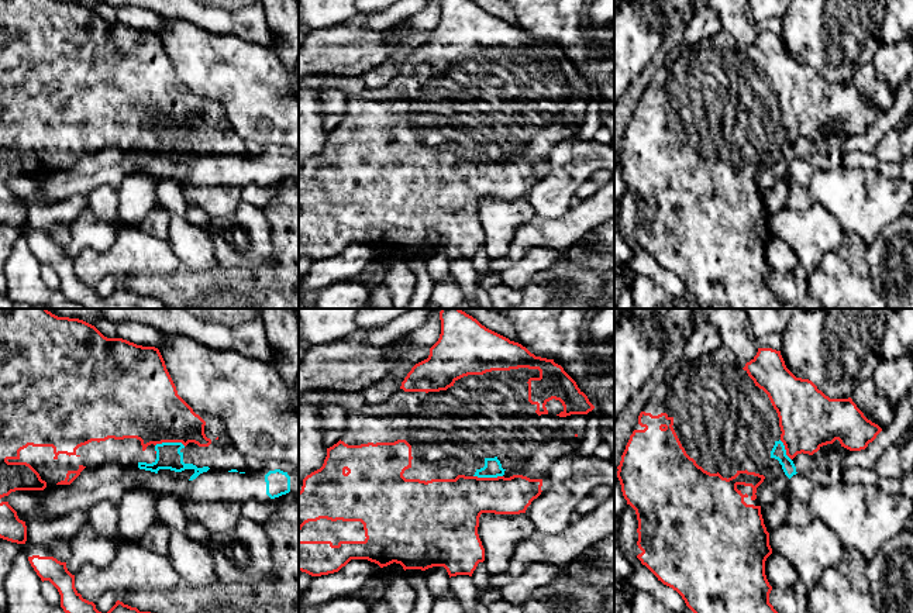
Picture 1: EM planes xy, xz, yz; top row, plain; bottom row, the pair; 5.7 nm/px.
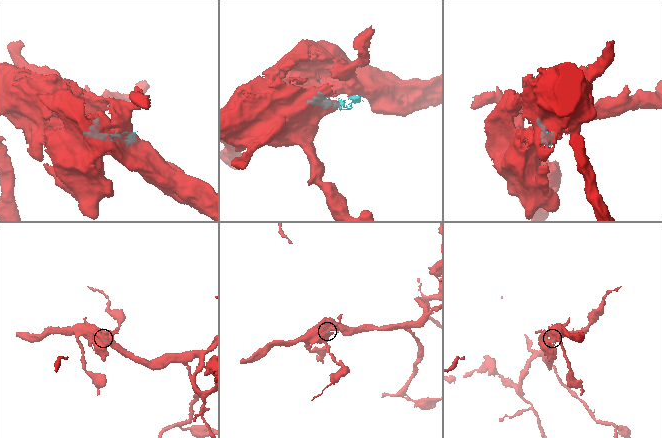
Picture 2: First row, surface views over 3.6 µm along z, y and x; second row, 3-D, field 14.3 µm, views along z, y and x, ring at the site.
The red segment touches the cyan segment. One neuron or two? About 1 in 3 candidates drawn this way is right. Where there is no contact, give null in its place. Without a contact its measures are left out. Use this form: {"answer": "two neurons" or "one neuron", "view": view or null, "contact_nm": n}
{"answer": "two neurons", "view": "xy", "contact_nm": 180}

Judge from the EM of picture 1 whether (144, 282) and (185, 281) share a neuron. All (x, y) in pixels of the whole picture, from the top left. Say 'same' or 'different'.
same

